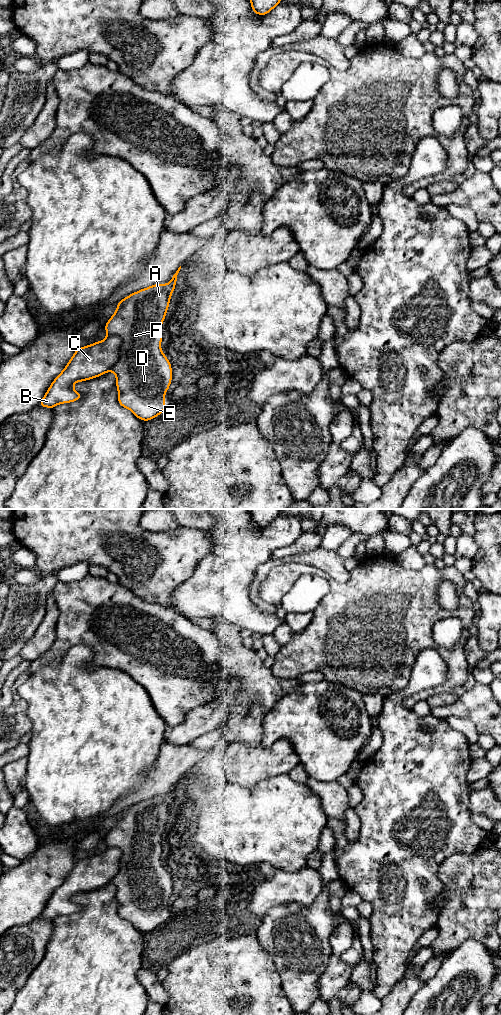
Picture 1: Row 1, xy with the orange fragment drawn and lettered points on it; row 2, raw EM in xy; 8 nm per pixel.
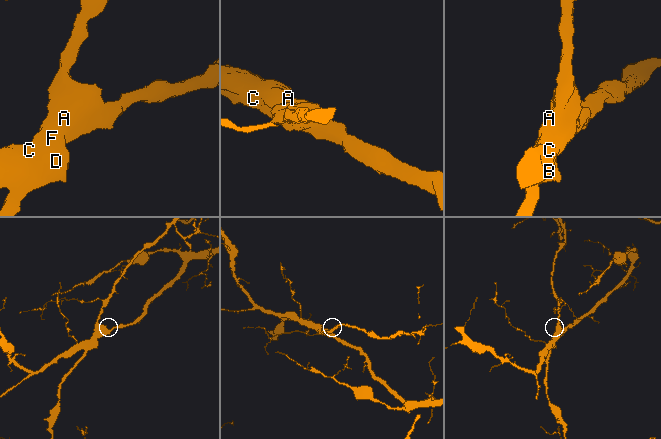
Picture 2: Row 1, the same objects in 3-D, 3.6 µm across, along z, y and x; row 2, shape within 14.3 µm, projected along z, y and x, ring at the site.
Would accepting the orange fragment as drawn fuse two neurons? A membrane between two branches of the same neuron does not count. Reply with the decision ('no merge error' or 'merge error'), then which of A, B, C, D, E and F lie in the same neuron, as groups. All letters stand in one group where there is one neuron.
merge error; groups A D E F / B C

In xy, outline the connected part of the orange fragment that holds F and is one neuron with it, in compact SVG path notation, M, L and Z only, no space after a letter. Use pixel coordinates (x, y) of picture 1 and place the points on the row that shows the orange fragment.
M178 268L168 284L154 284L130 294L117 304L117 309L105 324L107 336L115 335L122 339L120 356L116 364L111 368L116 376L116 387L118 389L118 403L129 409L142 421L149 421L159 414L165 412L165 392L169 390L172 381L172 366L161 350L161 326L165 319L171 295L175 289L177 275L181 269Z

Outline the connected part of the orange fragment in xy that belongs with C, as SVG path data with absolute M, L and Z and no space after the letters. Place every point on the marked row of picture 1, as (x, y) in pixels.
M111 335L102 341L77 348L68 364L53 380L38 406L53 409L58 404L79 400L82 394L75 391L73 385L110 371L119 359L121 345L122 339Z

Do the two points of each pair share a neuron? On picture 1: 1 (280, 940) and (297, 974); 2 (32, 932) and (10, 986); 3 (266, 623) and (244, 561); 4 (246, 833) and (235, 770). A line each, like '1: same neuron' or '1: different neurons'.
1: same neuron
2: same neuron
3: same neuron
4: different neurons

